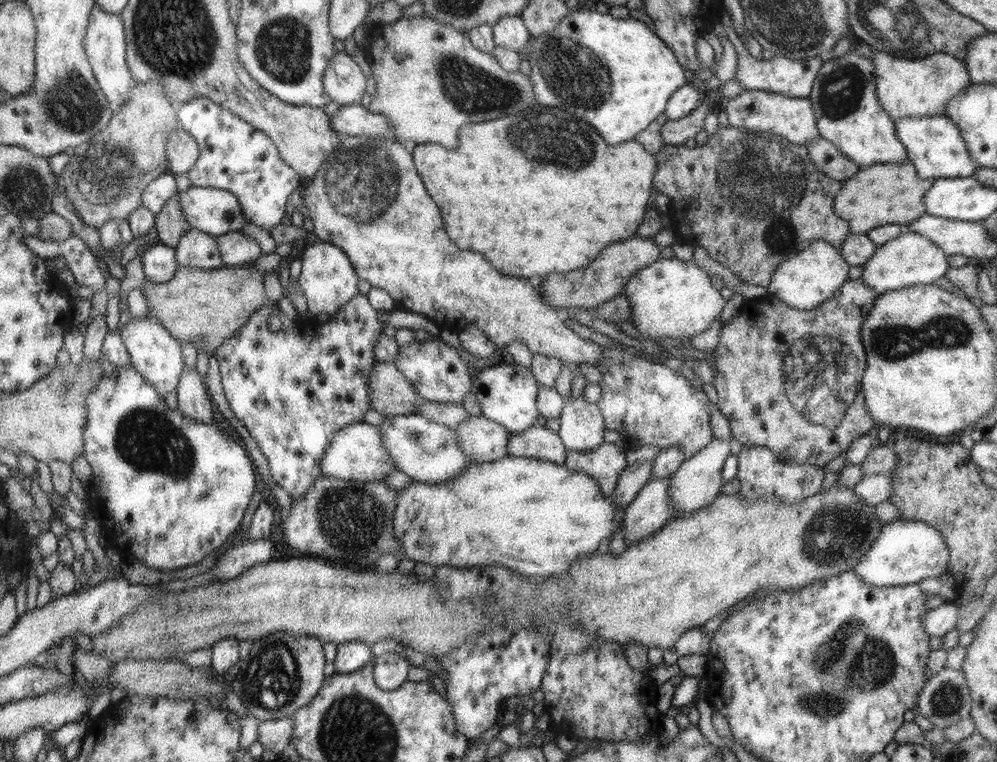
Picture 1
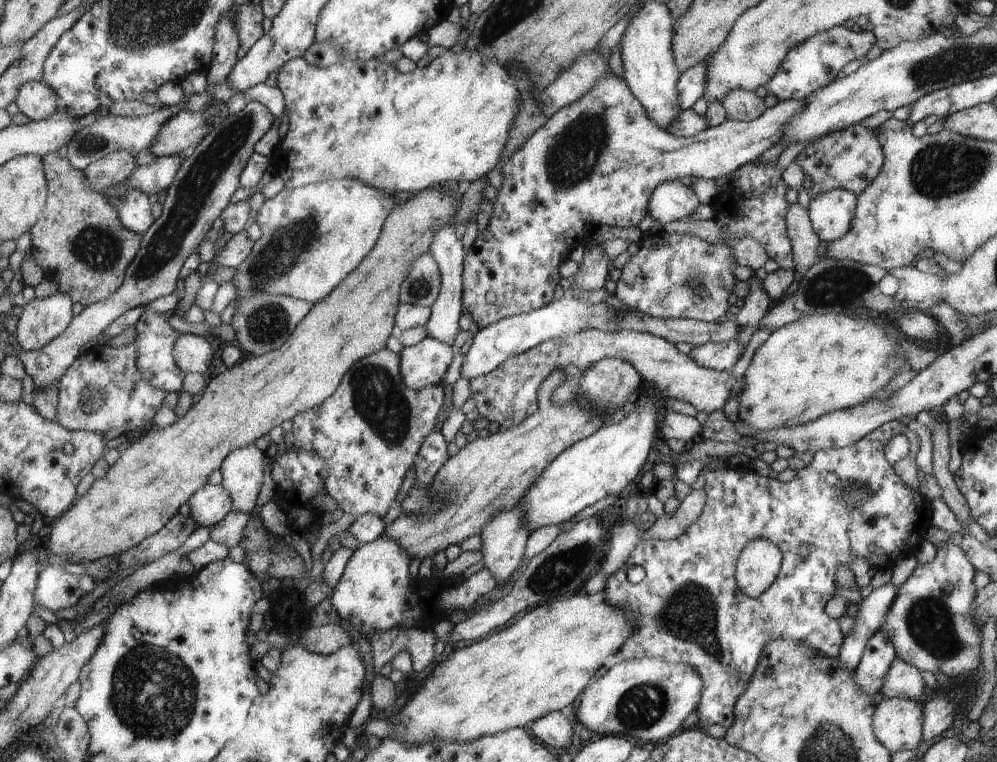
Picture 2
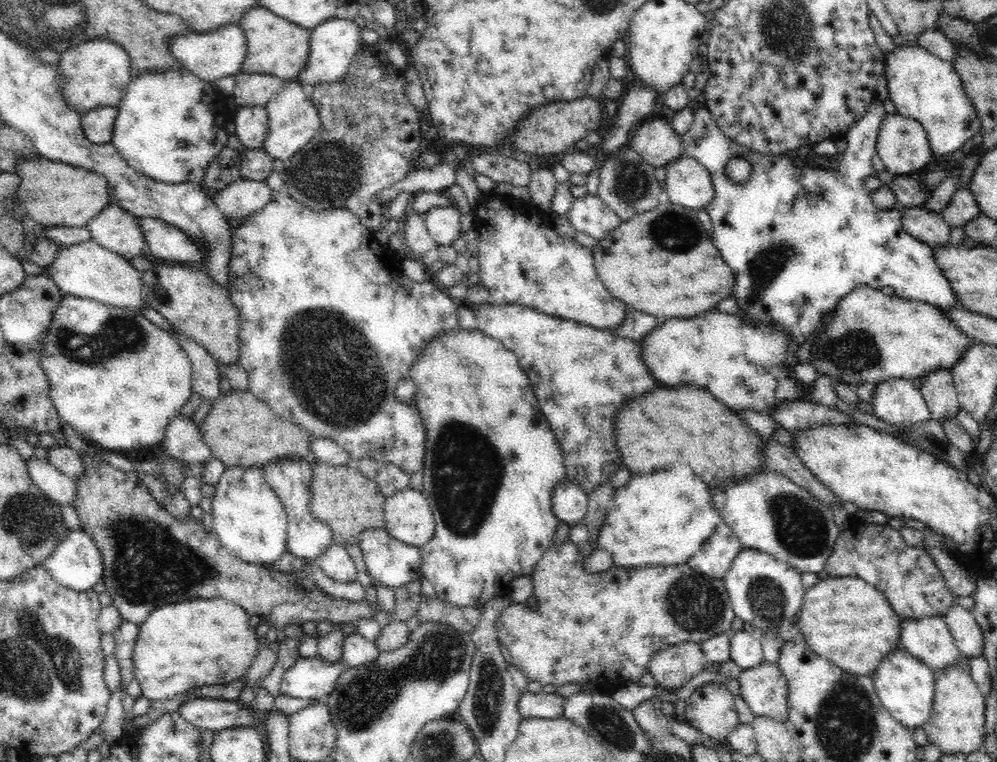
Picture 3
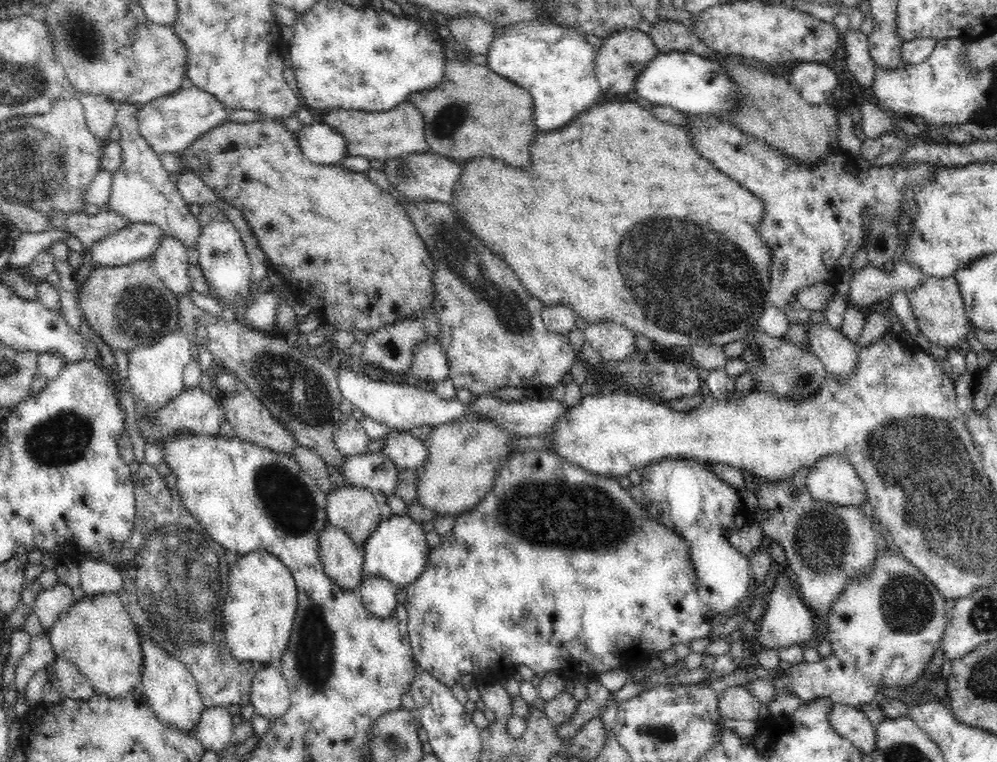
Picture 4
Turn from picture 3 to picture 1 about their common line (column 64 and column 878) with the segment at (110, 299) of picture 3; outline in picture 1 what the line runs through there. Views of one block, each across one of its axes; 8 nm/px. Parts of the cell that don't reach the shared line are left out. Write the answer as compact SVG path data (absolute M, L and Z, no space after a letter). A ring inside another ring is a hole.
M910 230L876 248L872 258L862 265L862 282L878 295L911 286L936 284L950 268L948 255L933 242Z

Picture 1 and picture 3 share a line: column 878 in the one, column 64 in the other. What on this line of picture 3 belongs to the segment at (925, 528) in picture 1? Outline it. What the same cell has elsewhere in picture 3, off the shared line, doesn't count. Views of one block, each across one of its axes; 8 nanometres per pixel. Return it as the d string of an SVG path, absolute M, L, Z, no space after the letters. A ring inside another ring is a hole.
M81 529L68 530L42 565L58 584L77 592L92 590L103 577L99 548L92 536Z

